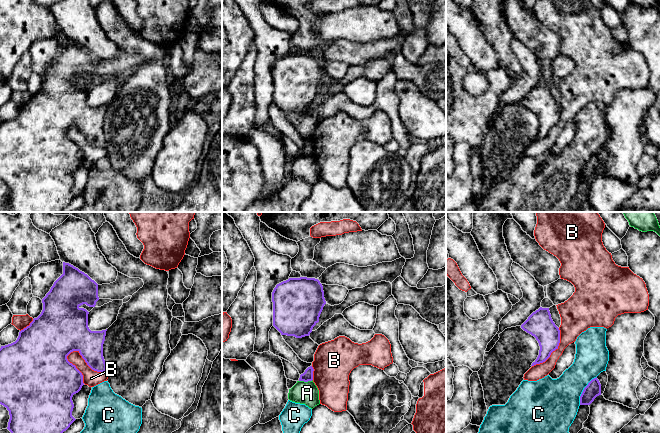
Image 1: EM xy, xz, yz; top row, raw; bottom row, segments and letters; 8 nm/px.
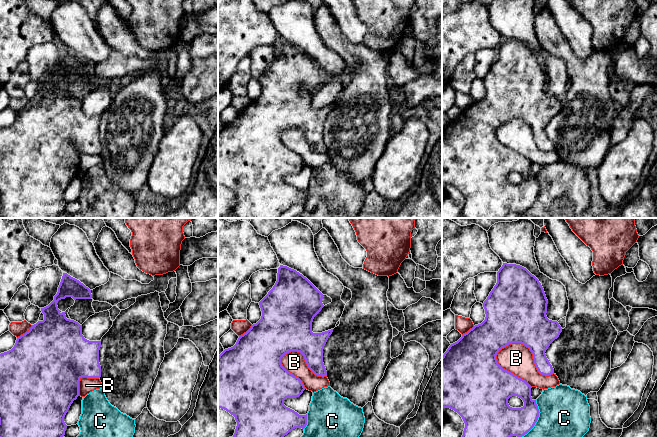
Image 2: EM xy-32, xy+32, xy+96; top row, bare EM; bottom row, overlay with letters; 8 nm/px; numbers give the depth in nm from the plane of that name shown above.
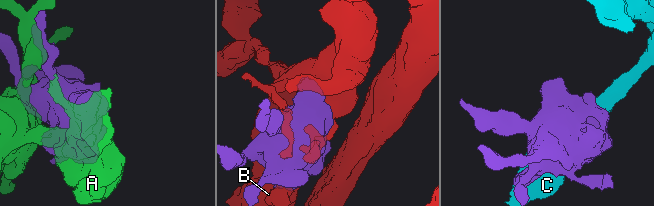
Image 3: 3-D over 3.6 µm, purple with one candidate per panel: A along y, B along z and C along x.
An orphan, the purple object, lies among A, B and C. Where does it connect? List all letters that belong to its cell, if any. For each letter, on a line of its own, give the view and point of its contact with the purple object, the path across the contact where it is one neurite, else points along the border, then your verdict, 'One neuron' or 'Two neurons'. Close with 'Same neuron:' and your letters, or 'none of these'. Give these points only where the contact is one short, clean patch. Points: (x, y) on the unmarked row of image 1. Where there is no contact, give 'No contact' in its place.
A: Touches purple at xz (305, 157). Two neurons
B: Touches purple at xy (85, 137). Two neurons
C: Touches purple at yz (583, 166). Two neurons
Same neuron: none of these

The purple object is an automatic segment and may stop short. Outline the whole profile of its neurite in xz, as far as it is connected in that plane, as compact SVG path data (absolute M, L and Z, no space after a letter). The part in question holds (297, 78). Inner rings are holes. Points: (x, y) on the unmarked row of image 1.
M401 33L367 43L336 39L318 55L289 54L277 60L272 68L273 102L281 111L296 114L309 112L326 80L323 60L352 66L381 57L392 59L401 52L405 38L406 35Z

